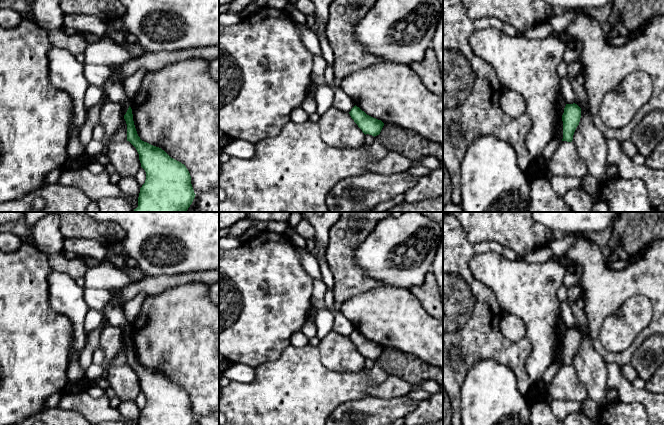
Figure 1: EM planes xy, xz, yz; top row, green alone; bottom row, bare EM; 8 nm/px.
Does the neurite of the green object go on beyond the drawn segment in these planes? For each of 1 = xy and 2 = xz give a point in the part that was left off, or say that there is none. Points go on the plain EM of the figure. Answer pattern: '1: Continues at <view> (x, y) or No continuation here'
1: No continuation here
2: No continuation here

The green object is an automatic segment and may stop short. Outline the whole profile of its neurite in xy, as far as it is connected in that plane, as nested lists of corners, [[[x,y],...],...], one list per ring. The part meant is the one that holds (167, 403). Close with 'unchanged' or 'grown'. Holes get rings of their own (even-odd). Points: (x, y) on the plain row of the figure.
[[[130,330],[124,343],[127,348],[127,365],[136,372],[141,391],[146,396],[138,425],[193,425],[196,418],[186,390],[161,372],[140,363]]]; unchanged

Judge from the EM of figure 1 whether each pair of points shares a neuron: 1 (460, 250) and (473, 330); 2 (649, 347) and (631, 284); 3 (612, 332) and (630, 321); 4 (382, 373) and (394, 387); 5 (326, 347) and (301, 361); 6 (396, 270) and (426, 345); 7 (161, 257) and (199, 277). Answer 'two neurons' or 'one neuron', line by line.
1: one neuron
2: two neurons
3: one neuron
4: two neurons
5: two neurons
6: two neurons
7: two neurons

